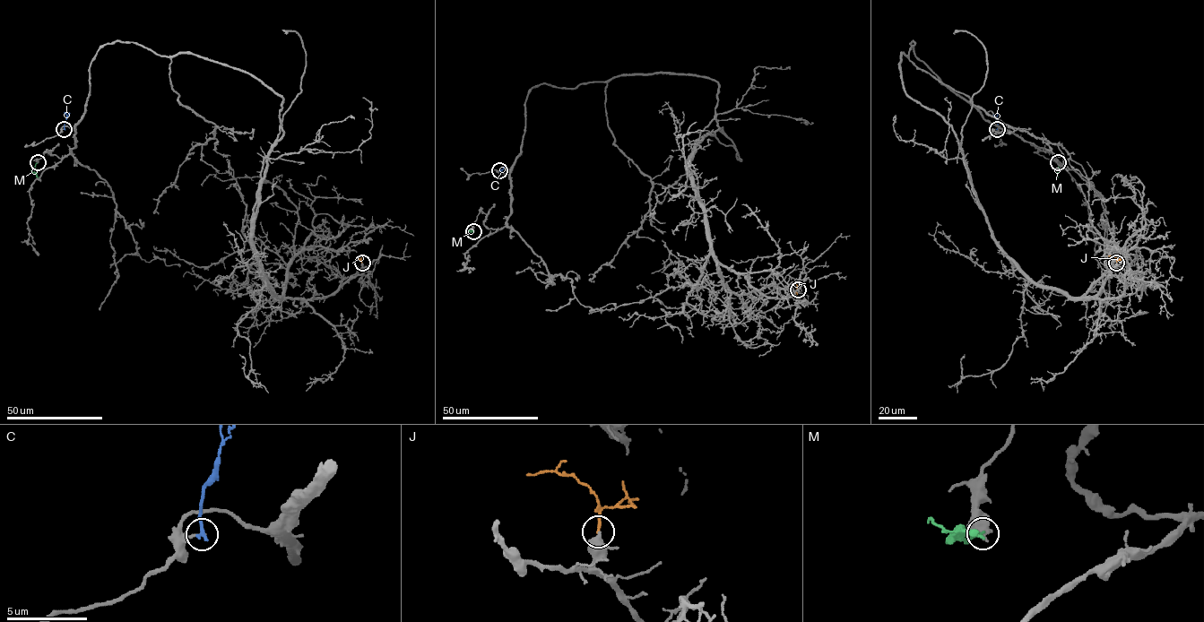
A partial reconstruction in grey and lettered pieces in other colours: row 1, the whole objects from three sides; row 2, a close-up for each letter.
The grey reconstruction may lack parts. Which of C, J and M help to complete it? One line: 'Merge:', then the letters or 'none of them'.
Merge: J

